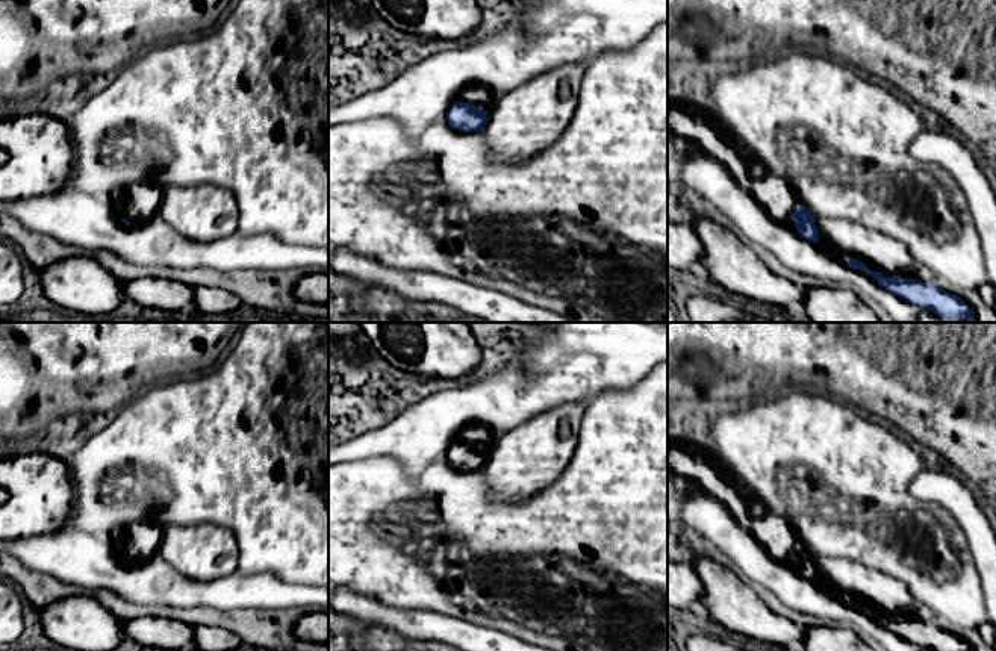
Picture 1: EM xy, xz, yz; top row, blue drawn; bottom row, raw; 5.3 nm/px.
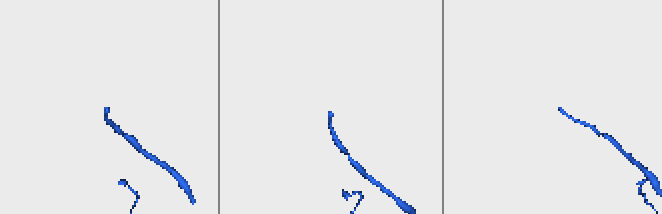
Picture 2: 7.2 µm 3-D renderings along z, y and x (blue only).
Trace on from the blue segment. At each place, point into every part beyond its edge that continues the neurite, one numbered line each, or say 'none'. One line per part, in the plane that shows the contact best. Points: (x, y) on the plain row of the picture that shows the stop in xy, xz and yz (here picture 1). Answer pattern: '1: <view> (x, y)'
1: xz (477, 435)

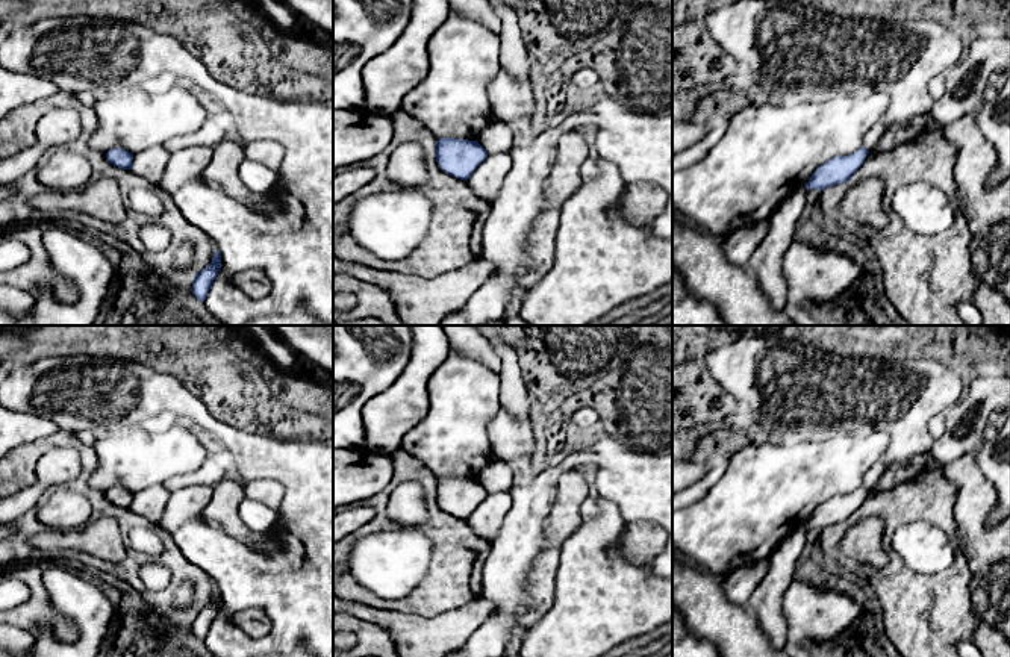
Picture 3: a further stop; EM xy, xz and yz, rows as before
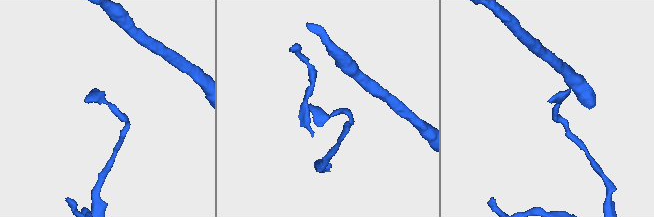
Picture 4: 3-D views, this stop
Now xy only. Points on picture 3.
none

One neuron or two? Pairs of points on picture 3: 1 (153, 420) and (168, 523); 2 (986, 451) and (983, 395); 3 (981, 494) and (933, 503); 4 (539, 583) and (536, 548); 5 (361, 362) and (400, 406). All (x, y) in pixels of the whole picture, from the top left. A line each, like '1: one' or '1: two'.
1: one
2: one
3: two
4: two
5: two

